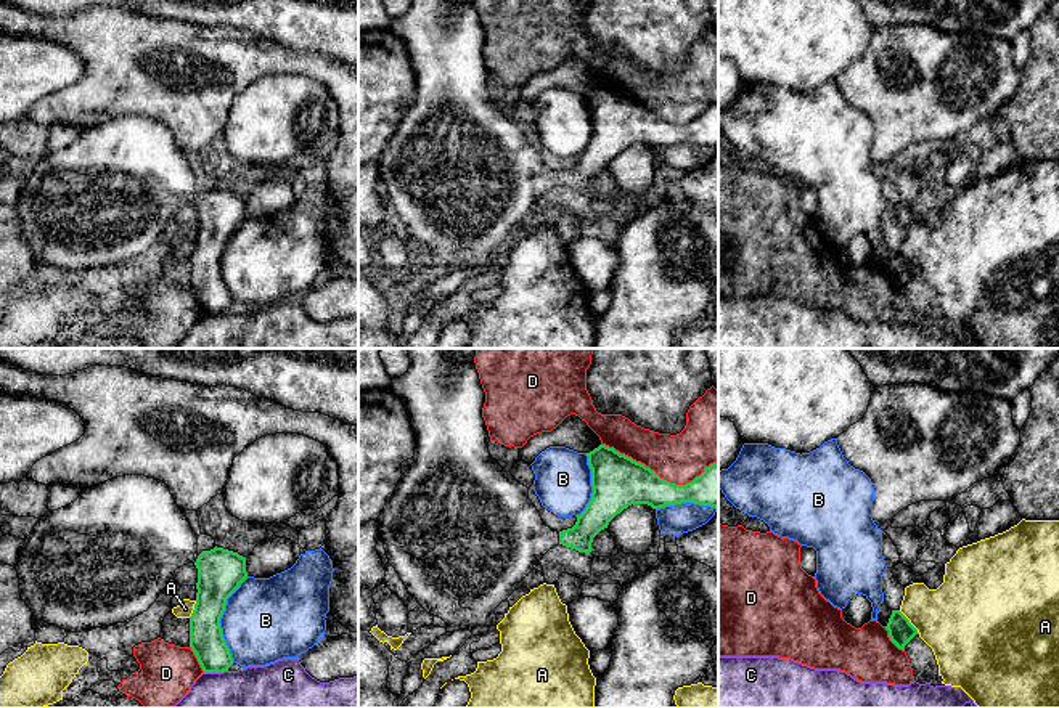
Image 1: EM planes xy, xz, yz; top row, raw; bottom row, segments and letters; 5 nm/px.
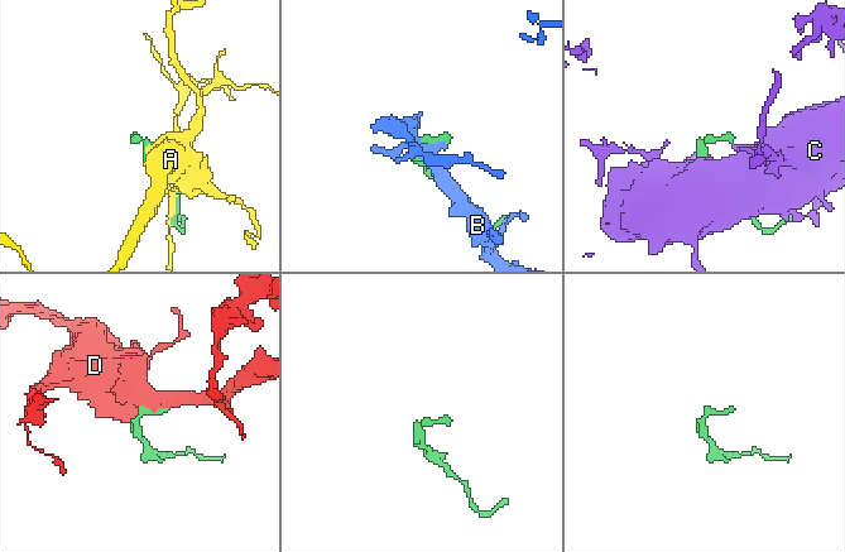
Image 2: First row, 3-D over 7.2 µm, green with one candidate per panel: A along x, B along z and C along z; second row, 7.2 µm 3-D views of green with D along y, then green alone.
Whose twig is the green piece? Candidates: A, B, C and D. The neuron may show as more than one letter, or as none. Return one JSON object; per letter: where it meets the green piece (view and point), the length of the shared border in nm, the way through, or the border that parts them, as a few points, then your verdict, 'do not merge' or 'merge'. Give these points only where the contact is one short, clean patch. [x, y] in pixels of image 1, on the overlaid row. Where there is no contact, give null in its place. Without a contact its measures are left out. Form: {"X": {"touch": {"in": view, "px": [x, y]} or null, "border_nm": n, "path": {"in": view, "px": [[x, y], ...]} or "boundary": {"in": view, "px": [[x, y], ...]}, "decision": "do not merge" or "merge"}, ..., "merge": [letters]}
{"A": {"touch": {"in": "yz", "px": [908, 622]}, "border_nm": 160, "decision": "do not merge"}, "B": {"touch": {"in": "xy", "px": [219, 620]}, "border_nm": 440, "decision": "do not merge"}, "C": {"touch": {"in": "xy", "px": [216, 671]}, "border_nm": 120, "decision": "do not merge"}, "D": {"touch": {"in": "xz", "px": [658, 476]}, "border_nm": 600, "decision": "do not merge"}, "merge": []}

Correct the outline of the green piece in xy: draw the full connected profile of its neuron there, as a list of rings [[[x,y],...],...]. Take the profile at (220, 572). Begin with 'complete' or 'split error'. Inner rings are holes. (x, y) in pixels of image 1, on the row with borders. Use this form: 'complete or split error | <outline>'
split error | [[[122,475],[84,488],[74,503],[39,519],[14,567],[21,599],[35,620],[82,633],[141,615],[156,602],[177,568],[194,564],[198,592],[190,616],[190,647],[204,673],[223,673],[233,658],[220,618],[227,599],[247,578],[246,557],[217,546],[199,554],[196,543],[198,535],[164,482]]]

